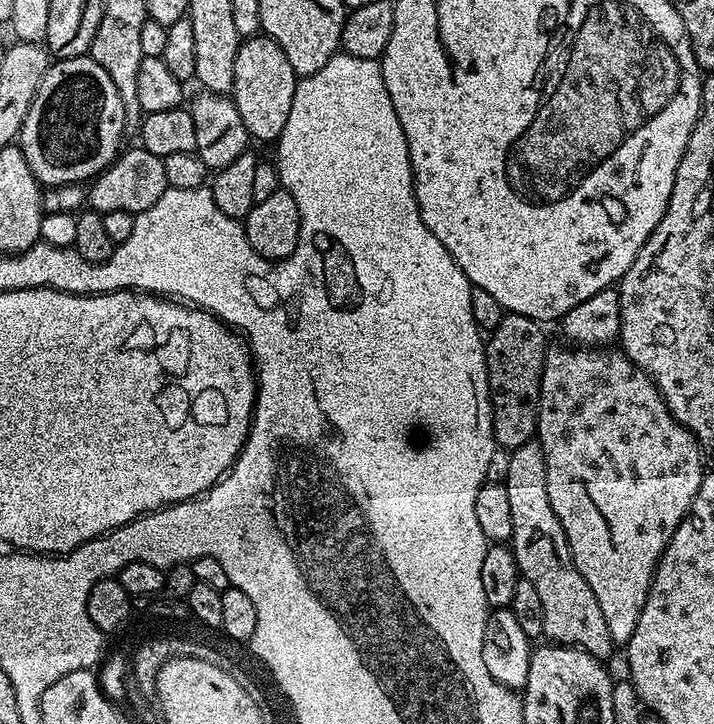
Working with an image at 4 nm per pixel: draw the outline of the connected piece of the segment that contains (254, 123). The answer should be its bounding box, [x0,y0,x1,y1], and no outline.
[230,36,297,141]

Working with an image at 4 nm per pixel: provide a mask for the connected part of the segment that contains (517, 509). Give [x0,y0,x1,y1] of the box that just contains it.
[502,443,614,661]

